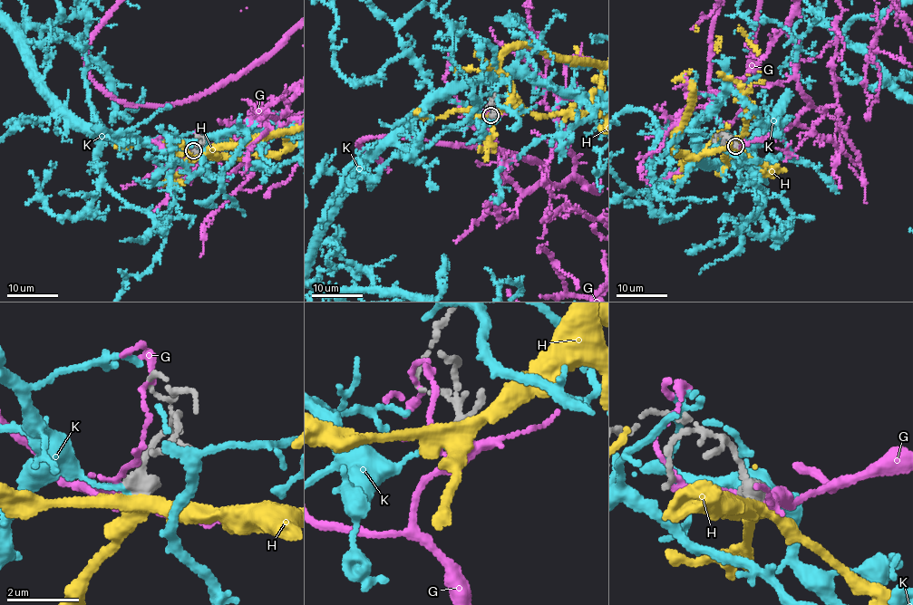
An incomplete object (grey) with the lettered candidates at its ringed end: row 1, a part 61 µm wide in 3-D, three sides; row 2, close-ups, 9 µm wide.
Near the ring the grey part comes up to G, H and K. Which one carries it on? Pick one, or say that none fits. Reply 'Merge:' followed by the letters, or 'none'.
Merge: none

